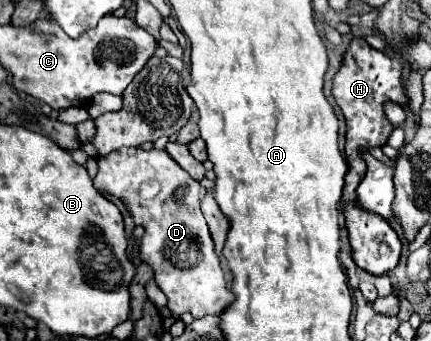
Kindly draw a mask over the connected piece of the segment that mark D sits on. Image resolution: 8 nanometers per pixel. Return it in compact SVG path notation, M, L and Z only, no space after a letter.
M121 147L119 151L111 151L103 159L97 159L99 173L95 177L95 187L99 191L107 191L113 197L119 197L127 207L135 221L135 225L143 225L143 241L139 249L139 257L143 263L153 267L157 287L167 295L169 309L173 315L191 313L195 319L205 315L219 315L235 297L227 289L221 261L215 255L213 239L209 235L209 227L199 209L199 181L191 179L169 155L167 151L149 149L143 151L139 147Z

